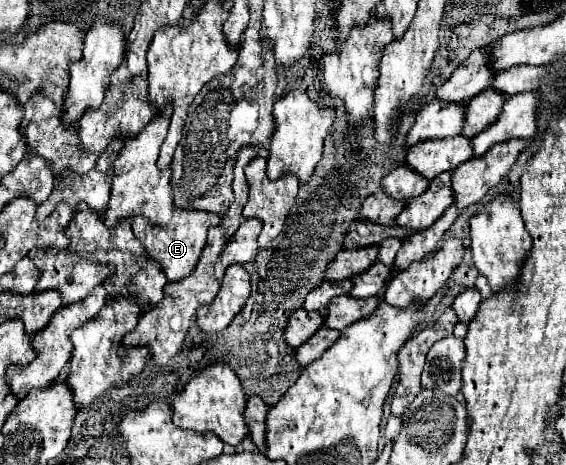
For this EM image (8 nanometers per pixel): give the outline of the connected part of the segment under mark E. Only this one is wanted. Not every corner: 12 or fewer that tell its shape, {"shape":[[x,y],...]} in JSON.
{"shape":[[175,210],[163,228],[131,222],[167,282],[195,270],[219,214]]}

